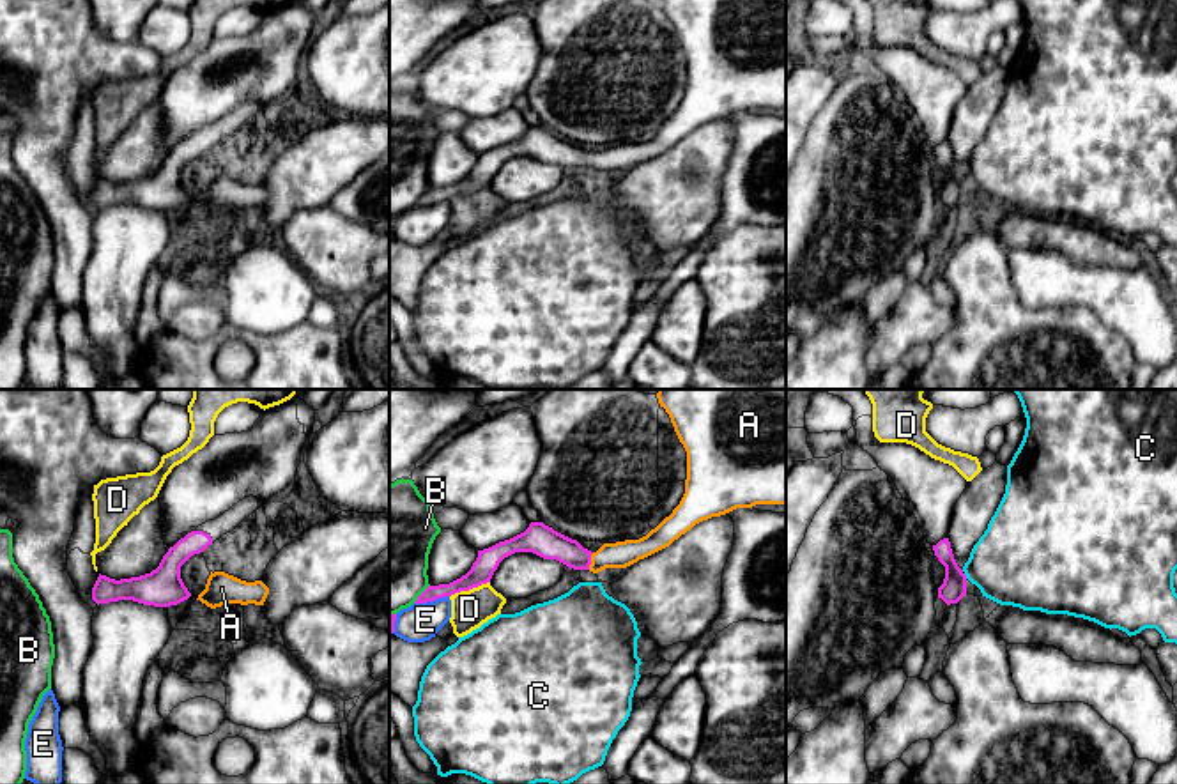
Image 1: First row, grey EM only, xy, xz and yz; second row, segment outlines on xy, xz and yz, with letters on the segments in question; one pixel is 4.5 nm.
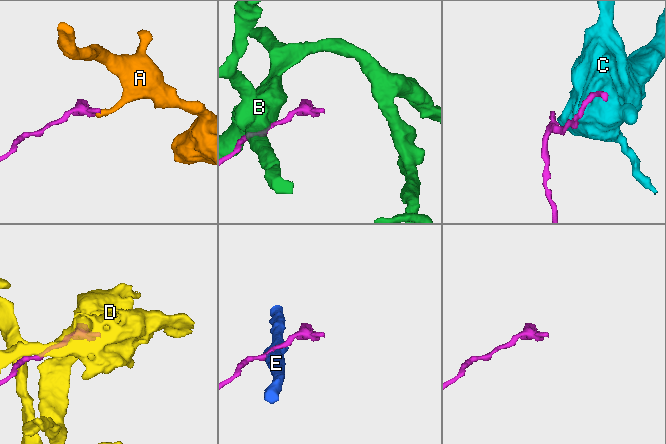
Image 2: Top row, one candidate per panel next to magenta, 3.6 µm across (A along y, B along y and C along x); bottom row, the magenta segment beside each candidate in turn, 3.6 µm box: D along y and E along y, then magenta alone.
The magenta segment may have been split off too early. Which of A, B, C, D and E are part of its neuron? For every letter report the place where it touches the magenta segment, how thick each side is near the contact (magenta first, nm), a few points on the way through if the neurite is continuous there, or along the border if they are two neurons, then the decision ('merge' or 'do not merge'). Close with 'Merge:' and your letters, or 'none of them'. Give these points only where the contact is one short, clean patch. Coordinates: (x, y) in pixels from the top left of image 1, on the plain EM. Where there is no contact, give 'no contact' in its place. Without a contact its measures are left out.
A: xz (590, 165) | 140/120 nm | across xz (542, 144), (590, 165), (620, 158) | merge
B: xz (422, 197) | 80/360 nm | do not merge
C: yz (965, 179) | 110/400 nm | along yz (963, 177), (967, 181) | do not merge
D: xz (469, 192) | 110/180 nm | along xz (489, 184), (455, 195), (450, 200) | do not merge
E: xz (430, 204) | 90/170 nm | along xz (448, 199), (415, 207) | do not merge
Merge: A

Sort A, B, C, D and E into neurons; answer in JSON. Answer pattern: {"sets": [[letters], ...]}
{"sets": [["A"], ["B"], ["C"], ["D"], ["E"]]}

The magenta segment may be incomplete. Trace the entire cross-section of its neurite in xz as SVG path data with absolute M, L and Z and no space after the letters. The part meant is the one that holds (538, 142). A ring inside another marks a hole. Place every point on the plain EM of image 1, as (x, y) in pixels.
M657 0L671 21L674 35L687 55L685 97L680 108L655 133L639 143L604 147L596 156L584 152L543 126L504 145L478 154L471 173L450 188L428 189L414 207L469 195L490 186L499 166L515 156L533 156L556 163L573 173L598 177L605 172L627 172L669 150L696 127L756 108L786 108L786 0Z

